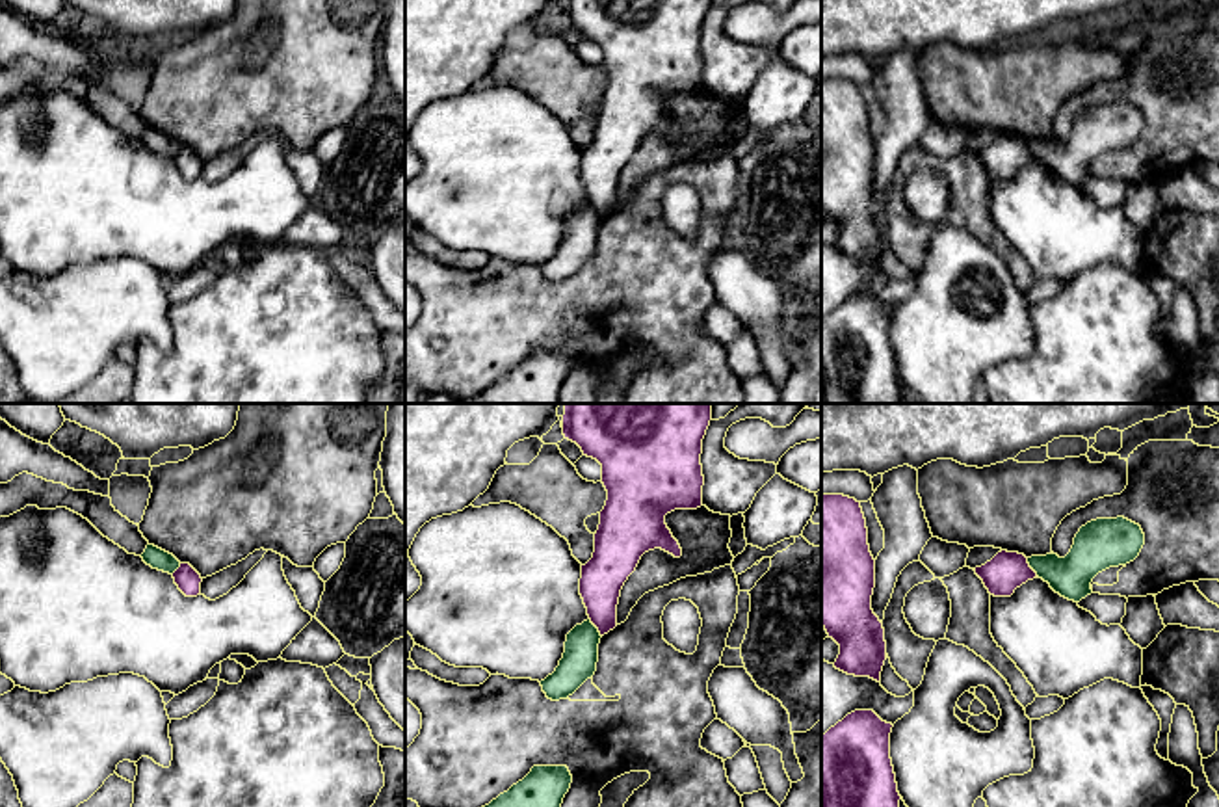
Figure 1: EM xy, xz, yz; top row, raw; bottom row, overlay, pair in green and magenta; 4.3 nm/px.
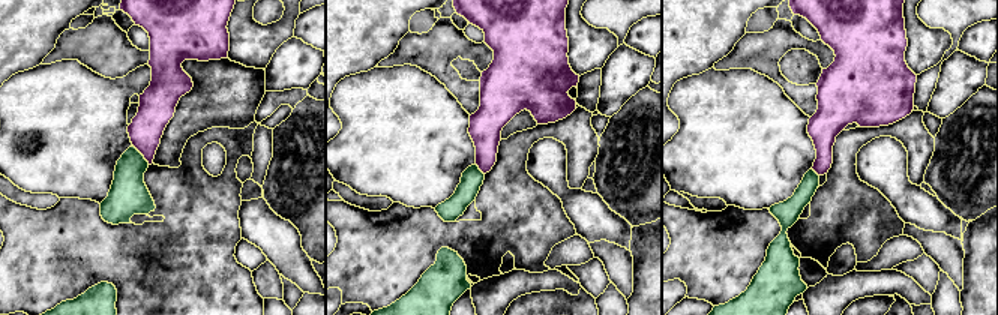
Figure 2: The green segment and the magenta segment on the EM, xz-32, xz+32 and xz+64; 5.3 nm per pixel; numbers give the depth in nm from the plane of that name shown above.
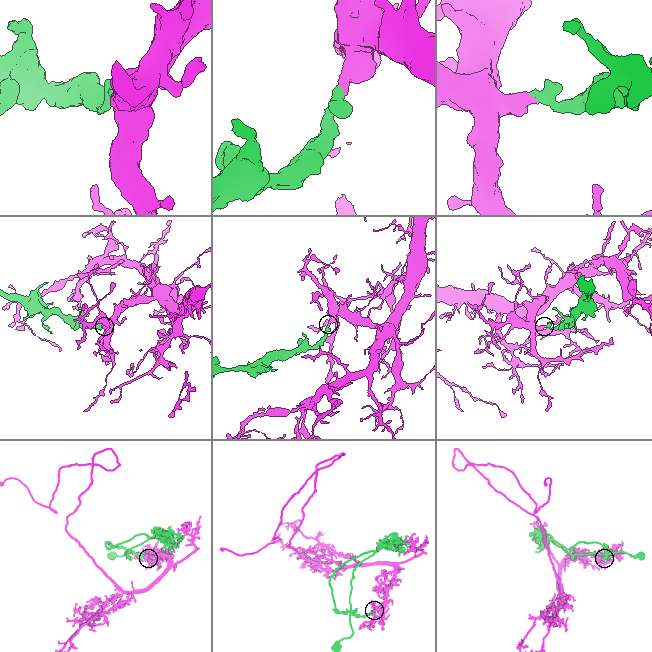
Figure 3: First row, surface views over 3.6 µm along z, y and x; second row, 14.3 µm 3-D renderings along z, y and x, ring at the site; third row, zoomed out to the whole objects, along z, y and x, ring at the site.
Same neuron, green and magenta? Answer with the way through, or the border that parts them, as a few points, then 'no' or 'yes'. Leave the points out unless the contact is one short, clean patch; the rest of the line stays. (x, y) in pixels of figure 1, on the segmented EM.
along xz (589, 618), (601, 636) | no

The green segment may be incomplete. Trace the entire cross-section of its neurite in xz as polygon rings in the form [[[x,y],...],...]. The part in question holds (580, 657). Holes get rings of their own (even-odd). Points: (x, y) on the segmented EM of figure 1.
[[[591,619],[576,625],[565,642],[565,653],[552,675],[541,681],[548,699],[572,695],[596,671],[600,632]]]

